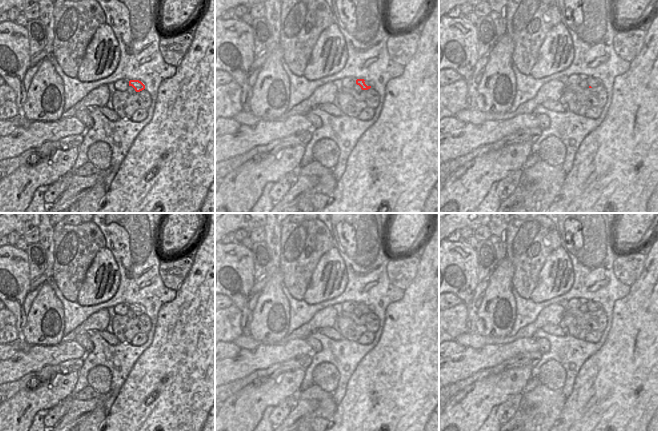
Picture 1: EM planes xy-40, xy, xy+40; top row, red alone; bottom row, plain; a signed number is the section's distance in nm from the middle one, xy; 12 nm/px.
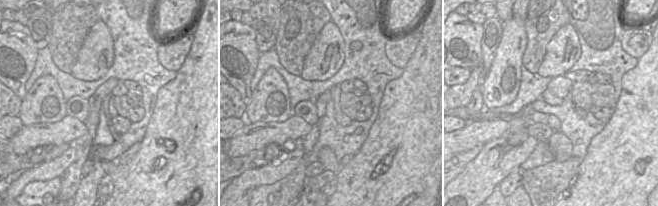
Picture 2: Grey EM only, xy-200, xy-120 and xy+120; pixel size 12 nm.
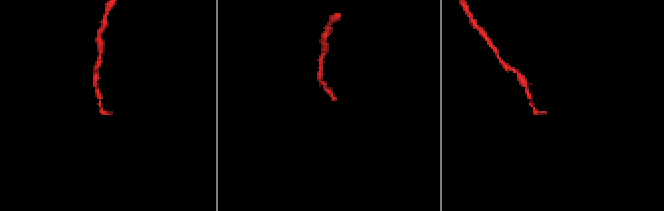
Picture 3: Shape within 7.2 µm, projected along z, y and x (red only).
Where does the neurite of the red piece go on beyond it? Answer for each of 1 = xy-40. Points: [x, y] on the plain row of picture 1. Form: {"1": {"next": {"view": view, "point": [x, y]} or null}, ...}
{"1": {"next": null}}

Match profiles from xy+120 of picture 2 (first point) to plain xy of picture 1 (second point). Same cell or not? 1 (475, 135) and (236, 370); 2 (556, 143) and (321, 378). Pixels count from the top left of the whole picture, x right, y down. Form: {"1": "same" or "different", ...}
{"1": "same", "2": "same"}

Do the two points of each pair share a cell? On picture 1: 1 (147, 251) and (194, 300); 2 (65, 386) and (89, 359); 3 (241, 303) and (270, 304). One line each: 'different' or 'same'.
1: different
2: different
3: different

